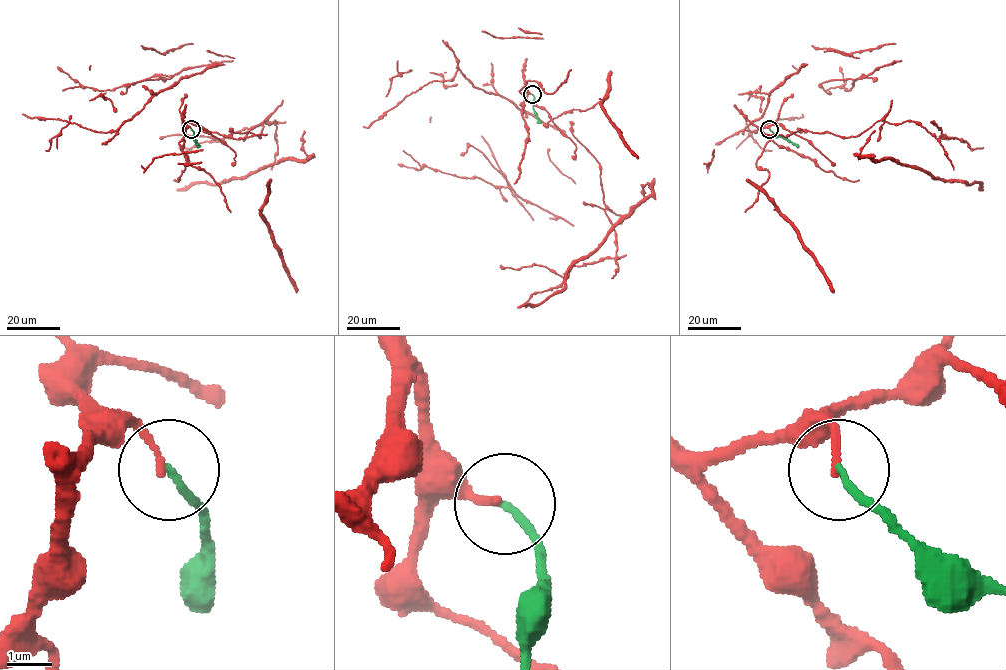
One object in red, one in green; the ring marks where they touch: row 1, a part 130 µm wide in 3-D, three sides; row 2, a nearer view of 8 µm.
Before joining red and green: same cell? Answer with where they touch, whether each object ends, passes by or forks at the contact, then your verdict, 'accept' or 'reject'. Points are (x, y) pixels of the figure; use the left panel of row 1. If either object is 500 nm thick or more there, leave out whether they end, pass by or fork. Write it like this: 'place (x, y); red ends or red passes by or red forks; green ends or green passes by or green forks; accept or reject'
place (191, 129); red ends; green ends; accept

